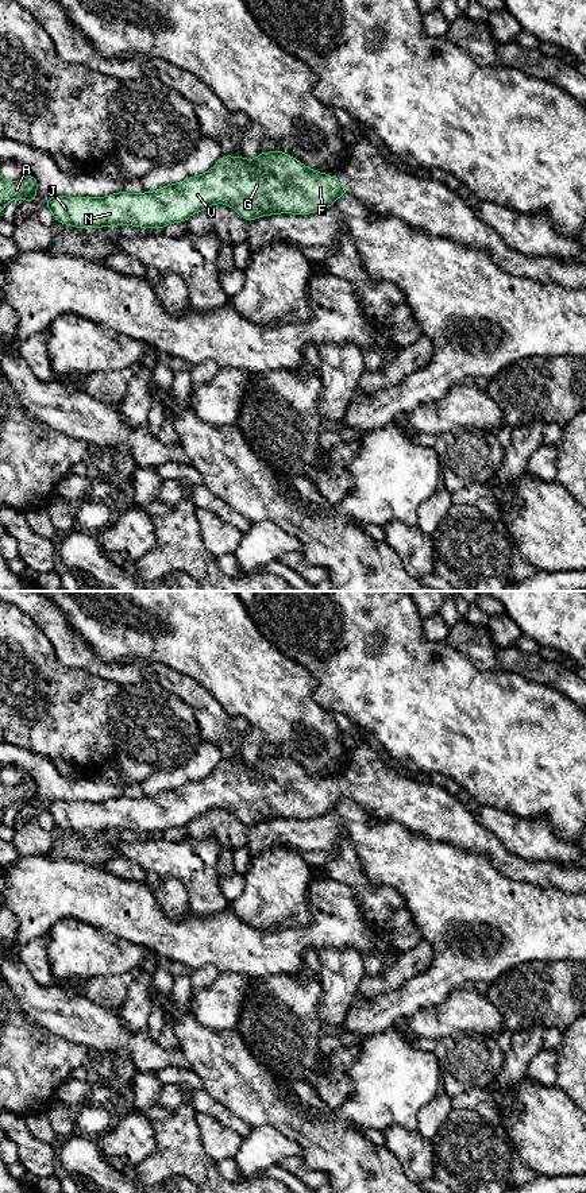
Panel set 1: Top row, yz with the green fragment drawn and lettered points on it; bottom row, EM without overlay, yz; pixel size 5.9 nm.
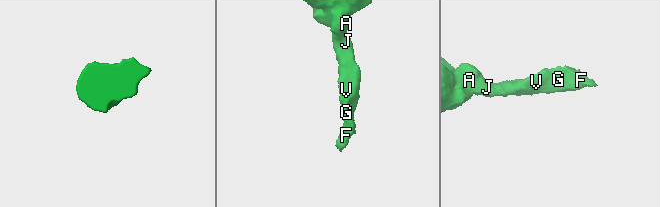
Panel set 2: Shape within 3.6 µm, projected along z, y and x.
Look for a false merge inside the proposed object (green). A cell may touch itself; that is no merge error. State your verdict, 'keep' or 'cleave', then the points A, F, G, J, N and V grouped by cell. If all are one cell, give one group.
keep; A F G J N V

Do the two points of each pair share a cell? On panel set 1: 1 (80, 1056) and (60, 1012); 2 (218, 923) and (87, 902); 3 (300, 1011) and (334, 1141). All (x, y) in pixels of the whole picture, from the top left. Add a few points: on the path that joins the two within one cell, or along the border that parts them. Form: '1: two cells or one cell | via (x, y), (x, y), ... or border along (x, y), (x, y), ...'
1: two cells | border along (45, 1027), (77, 1043), (97, 1049), (103, 1054)
2: one cell | via (185, 929), (150, 929), (127, 908), (119, 906)
3: two cells | border along (277, 1077), (285, 1083), (308, 1080)

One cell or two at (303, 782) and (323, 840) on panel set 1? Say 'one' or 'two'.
two

